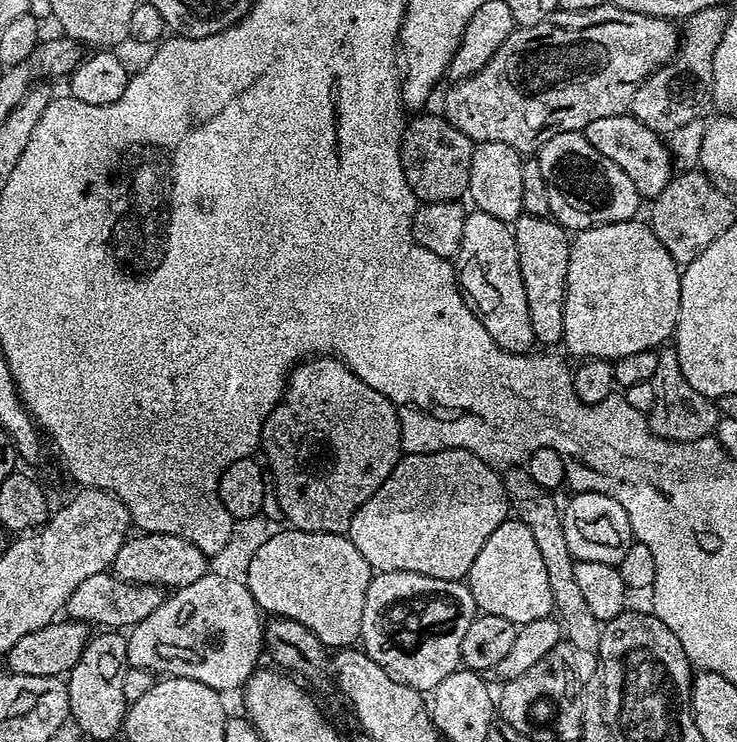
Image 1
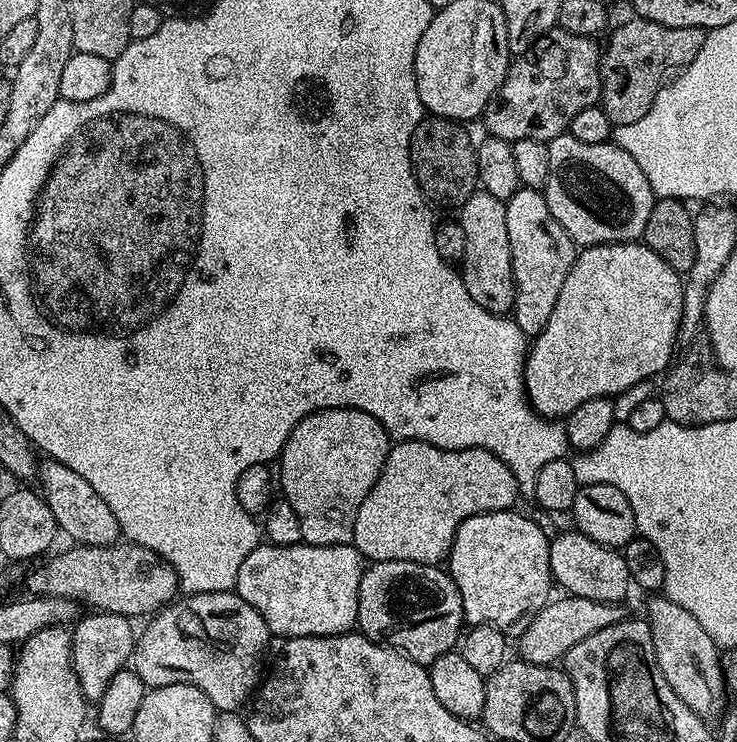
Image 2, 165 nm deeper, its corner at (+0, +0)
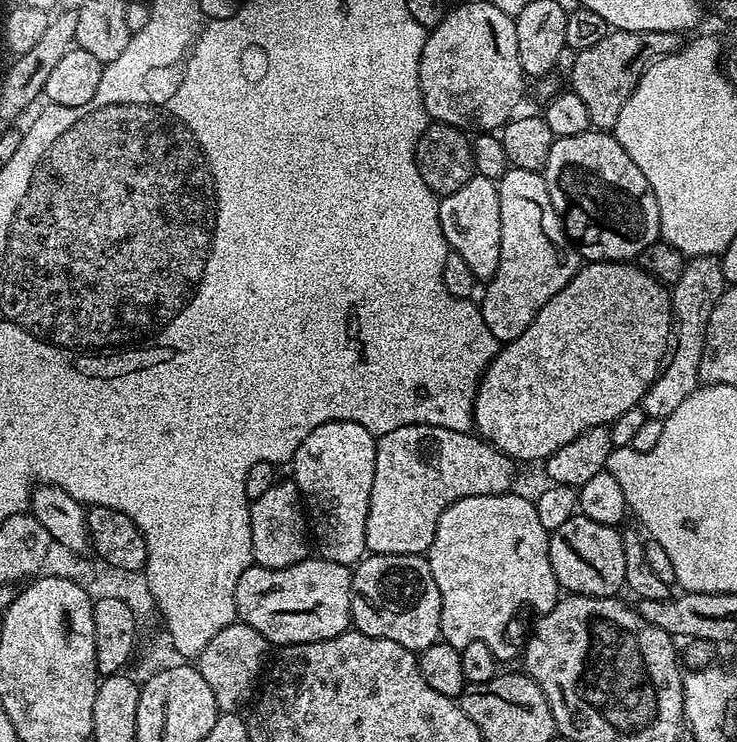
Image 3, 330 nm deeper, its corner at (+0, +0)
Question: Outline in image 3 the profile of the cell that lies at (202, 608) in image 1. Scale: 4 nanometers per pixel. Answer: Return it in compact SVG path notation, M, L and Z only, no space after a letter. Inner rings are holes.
M238 620L225 630L220 630L200 652L196 667L214 692L216 707L219 711L240 710L239 707L251 696L256 682L258 684L261 679L268 651L270 651L270 645L265 636Z

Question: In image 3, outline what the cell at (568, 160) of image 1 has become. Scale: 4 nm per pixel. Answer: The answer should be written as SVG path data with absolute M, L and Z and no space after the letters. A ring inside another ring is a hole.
M589 130L573 136L558 136L550 146L550 158L546 158L543 173L546 190L550 190L550 202L564 222L564 233L585 261L618 260L635 261L646 246L657 243L660 235L658 198L650 190L650 182L634 166L630 154L618 146L615 135L604 130Z

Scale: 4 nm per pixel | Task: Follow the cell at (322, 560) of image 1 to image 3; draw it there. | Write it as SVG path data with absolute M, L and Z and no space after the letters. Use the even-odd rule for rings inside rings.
M309 558L285 568L253 566L247 568L242 578L238 578L234 602L237 617L264 635L269 645L287 646L334 638L349 631L352 622L352 568L346 564L319 558Z

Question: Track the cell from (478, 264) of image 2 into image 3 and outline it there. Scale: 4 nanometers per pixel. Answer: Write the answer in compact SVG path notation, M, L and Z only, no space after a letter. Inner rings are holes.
M473 175L454 193L439 197L438 222L448 247L466 262L480 282L491 280L494 270L498 270L498 258L502 254L502 213L498 207L496 185L497 181Z

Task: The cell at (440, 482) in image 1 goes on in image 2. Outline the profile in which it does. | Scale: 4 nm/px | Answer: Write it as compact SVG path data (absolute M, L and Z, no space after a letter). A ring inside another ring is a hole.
M401 440L389 447L382 474L378 474L378 482L374 482L362 506L358 506L352 543L368 562L409 560L419 564L439 565L447 561L458 526L462 526L466 518L483 512L506 512L515 509L516 500L520 499L520 487L514 474L510 474L506 462L486 450L442 450L421 440Z

